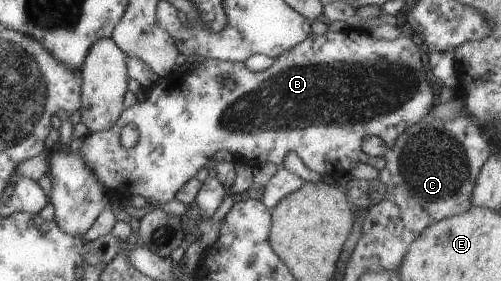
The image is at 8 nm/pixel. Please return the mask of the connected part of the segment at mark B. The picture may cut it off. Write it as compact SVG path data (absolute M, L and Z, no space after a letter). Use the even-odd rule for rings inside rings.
M347 27L342 31L333 32L327 30L322 35L317 35L311 32L303 41L297 45L290 47L274 57L273 63L263 71L250 72L243 62L221 61L213 58L204 58L197 69L187 66L172 71L164 78L154 79L148 88L143 89L146 94L145 101L135 102L132 107L122 111L113 122L113 125L107 129L88 133L80 143L77 151L81 159L85 162L87 168L94 173L94 176L101 182L103 187L106 187L108 193L114 195L116 198L128 199L132 195L141 195L147 201L156 203L167 203L167 201L174 198L175 193L182 183L195 176L195 173L207 163L213 155L221 154L229 157L234 161L241 161L247 165L262 163L272 163L277 167L281 167L283 158L287 151L294 151L303 165L311 171L316 171L320 175L326 173L331 176L334 174L335 179L341 176L346 177L350 169L358 163L367 164L379 171L385 165L385 158L383 156L368 156L361 152L361 139L365 135L375 135L383 141L387 148L393 145L393 142L405 131L406 127L420 122L425 119L427 112L433 107L433 93L429 89L429 83L425 80L425 74L421 67L421 55L417 50L417 46L413 44L407 33L393 40L384 40L382 38L376 39L367 34L363 29L353 29ZM226 74L227 77L222 80L221 75ZM129 121L133 122L139 133L139 140L131 148L123 148L119 144L119 131Z

